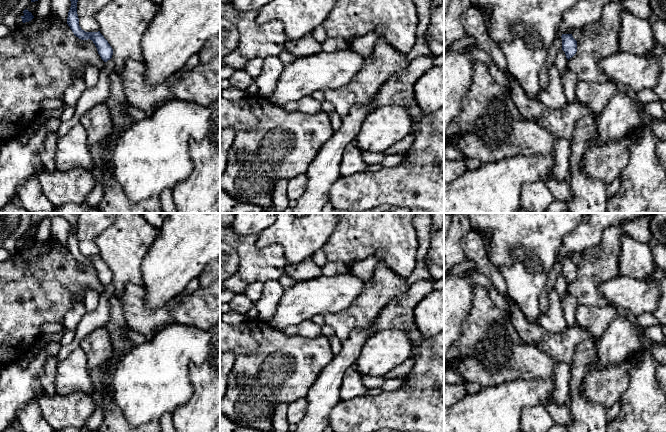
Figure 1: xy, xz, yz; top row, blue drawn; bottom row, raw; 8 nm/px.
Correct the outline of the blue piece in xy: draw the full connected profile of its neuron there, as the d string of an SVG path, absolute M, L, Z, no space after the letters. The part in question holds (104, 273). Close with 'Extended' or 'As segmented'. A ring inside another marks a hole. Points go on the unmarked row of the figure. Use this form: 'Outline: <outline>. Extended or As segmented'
Outline: M32 213L31 216L31 226L38 225L40 221L44 218L52 218L54 216L62 216L68 220L71 225L71 231L68 236L67 248L74 257L76 261L81 264L92 264L95 268L98 278L104 286L107 286L112 282L113 273L104 262L104 260L98 256L85 256L79 250L79 242L77 238L77 226L78 226L78 216L80 213Z. As segmented

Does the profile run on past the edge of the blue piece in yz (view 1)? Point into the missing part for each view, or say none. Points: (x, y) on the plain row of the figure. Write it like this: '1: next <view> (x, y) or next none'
1: next none

